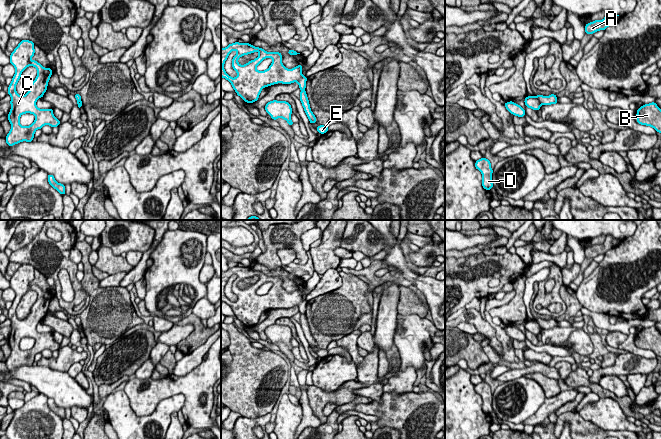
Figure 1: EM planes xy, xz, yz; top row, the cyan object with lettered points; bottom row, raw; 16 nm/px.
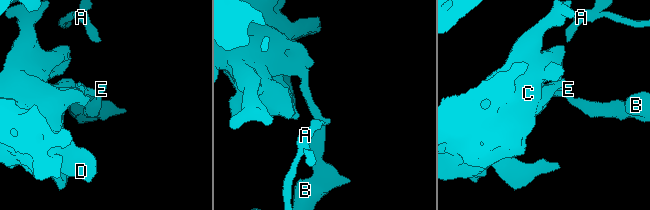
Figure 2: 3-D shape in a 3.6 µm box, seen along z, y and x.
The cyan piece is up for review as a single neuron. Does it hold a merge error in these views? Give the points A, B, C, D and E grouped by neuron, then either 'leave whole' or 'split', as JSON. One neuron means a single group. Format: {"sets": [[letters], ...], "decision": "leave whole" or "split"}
{"sets": [["A", "B", "E"], ["C", "D"]], "decision": "split"}

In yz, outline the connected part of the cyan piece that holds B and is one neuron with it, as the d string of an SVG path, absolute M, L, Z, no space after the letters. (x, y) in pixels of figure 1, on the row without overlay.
M655 326L645 328L636 335L635 342L638 348L651 350L661 357L661 333Z

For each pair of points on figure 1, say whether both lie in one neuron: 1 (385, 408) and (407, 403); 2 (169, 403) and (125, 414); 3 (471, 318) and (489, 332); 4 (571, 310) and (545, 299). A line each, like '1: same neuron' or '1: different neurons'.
1: same neuron
2: same neuron
3: same neuron
4: different neurons

